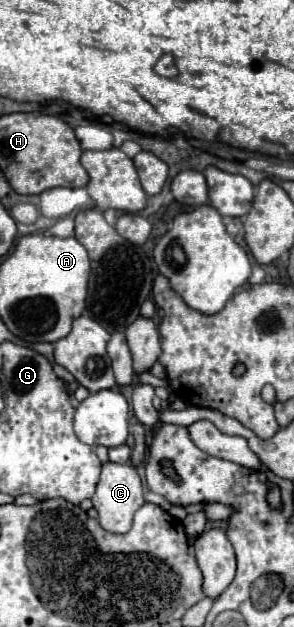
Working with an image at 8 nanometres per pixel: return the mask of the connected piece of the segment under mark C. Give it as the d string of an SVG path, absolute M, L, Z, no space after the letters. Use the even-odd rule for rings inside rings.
M105 462L101 470L101 478L97 482L95 494L93 494L93 508L97 510L97 520L107 532L123 534L131 528L133 514L145 504L143 500L143 484L137 474L137 470L131 464L115 464L115 462Z

